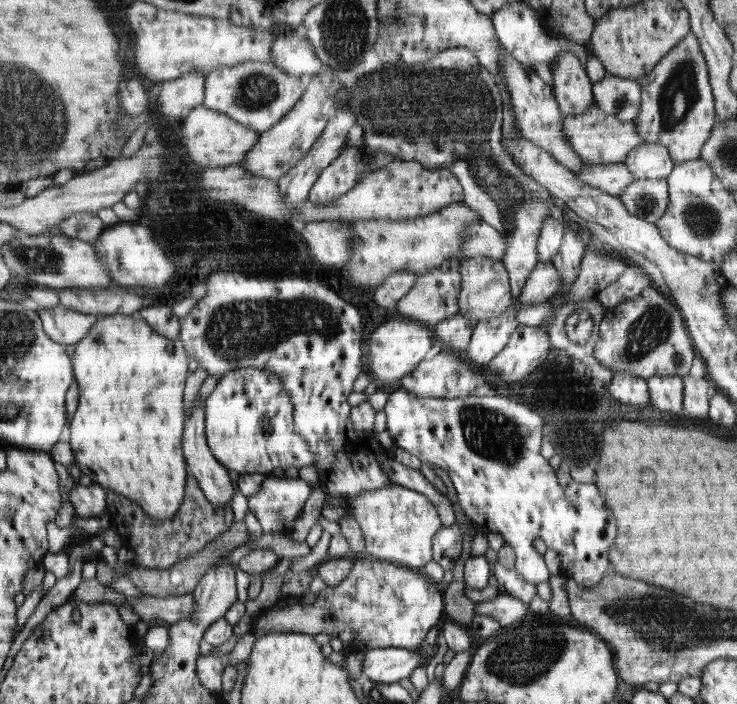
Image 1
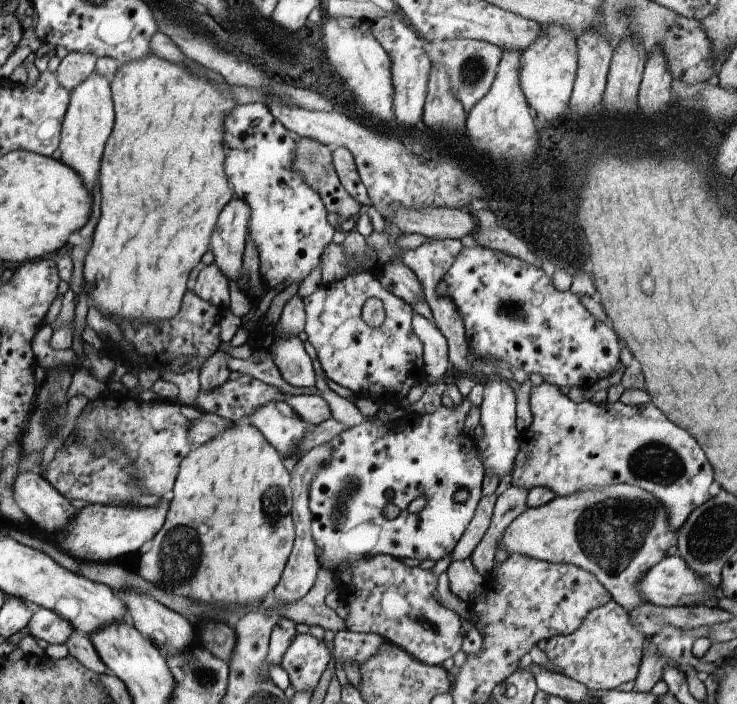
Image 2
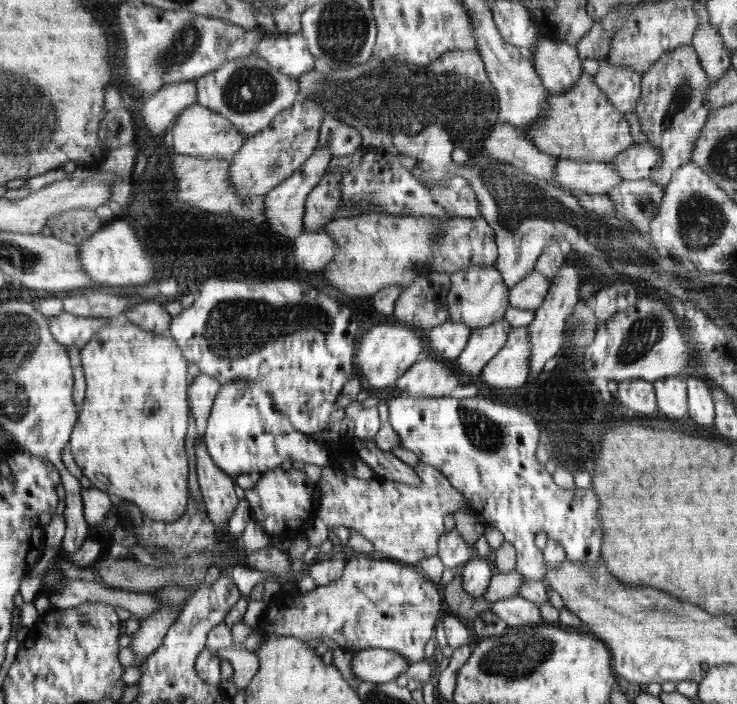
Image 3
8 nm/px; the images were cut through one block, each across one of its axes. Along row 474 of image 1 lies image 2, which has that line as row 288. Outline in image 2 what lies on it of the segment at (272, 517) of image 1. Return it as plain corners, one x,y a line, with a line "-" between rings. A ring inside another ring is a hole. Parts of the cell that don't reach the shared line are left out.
262,102
240,104
225,120
226,174
234,197
244,199
251,208
248,240
258,251
259,273
267,289
300,285
318,266
336,232
326,220
321,196
292,169
292,133
270,111

